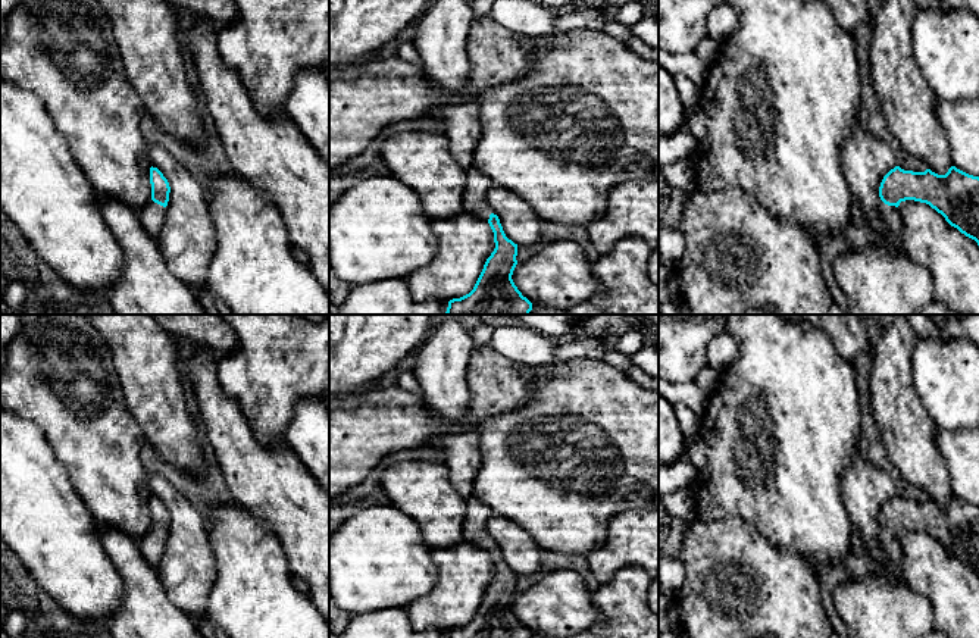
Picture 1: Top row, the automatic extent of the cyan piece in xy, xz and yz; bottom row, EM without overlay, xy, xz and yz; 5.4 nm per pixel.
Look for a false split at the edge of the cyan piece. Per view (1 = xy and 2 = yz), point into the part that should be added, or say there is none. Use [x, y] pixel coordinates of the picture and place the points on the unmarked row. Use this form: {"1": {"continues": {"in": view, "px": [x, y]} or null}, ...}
{"1": {"continues": {"in": "xy", "px": [152, 544]}}, "2": {"continues": {"in": "yz", "px": [891, 543]}}}

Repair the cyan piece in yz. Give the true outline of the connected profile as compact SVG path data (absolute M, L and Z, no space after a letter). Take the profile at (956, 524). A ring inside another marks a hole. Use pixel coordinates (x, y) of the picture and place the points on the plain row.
M951 495L945 504L891 498L882 509L879 526L882 542L892 563L900 562L901 531L914 529L929 534L945 550L979 575L979 506Z

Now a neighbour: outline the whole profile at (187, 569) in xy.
M148 475L148 488L171 516L157 566L165 591L196 623L207 620L207 600L216 576L207 523L169 478Z

